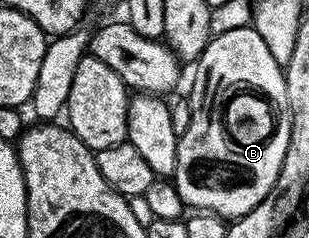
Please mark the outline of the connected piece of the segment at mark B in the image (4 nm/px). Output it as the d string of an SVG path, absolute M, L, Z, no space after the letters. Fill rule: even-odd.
M251 25L209 38L208 46L194 63L194 69L190 128L179 135L176 144L178 160L174 185L185 207L192 209L193 206L193 211L207 212L223 220L235 220L262 204L278 180L282 160L286 160L286 148L290 144L290 108L286 104L284 72L278 60L270 56L266 40L262 40Z

